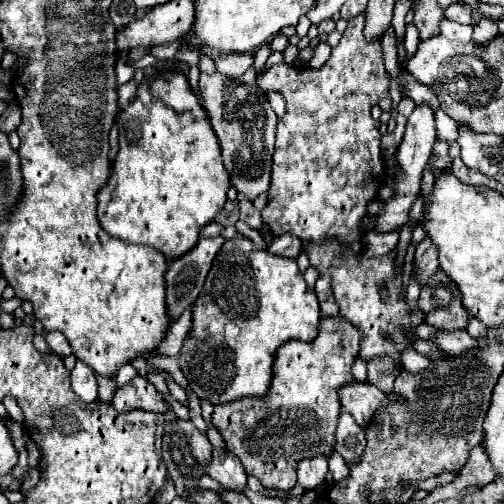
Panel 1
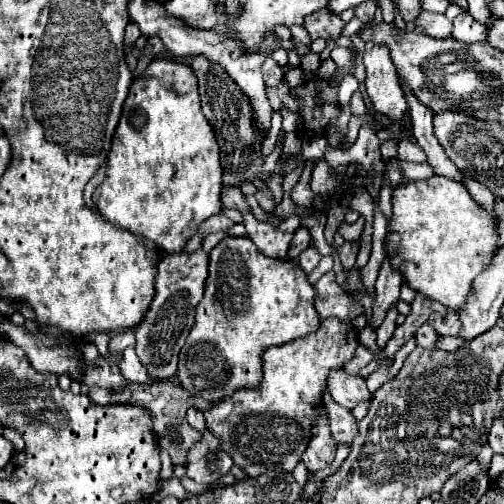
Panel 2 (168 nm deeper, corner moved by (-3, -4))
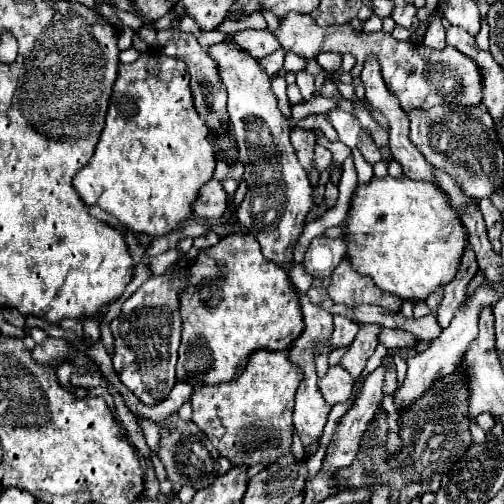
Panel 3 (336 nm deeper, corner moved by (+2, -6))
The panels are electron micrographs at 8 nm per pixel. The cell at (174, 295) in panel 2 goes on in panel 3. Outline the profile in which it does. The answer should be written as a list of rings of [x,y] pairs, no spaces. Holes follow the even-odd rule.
[[[188,268],[176,276],[152,276],[148,278],[124,304],[116,320],[110,322],[114,336],[114,370],[124,386],[146,406],[158,404],[168,398],[176,384],[176,352],[180,344],[182,320],[178,312],[180,290],[184,288]]]

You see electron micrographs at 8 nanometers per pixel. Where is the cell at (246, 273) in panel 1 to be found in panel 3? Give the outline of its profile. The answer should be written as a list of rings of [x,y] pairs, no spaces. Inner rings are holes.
[[[228,234],[220,238],[216,246],[200,250],[198,258],[190,264],[186,290],[180,294],[180,316],[182,342],[178,350],[176,376],[178,380],[190,382],[194,388],[230,382],[240,374],[240,370],[244,370],[248,356],[254,350],[286,350],[294,344],[304,328],[298,296],[290,284],[288,274],[262,256],[260,246],[252,234]]]

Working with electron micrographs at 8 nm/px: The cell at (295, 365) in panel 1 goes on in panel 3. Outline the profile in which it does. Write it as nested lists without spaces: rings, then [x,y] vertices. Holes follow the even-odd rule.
[[[256,350],[248,358],[244,372],[232,382],[194,390],[190,398],[192,422],[208,436],[220,456],[232,464],[244,462],[252,466],[262,460],[274,462],[280,454],[288,454],[292,446],[292,408],[300,382],[302,374],[288,360],[288,350]]]

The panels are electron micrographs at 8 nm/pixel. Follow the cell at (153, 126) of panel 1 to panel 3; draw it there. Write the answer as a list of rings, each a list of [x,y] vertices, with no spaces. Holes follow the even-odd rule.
[[[158,50],[140,54],[132,64],[118,66],[118,78],[112,86],[112,96],[106,112],[106,124],[100,132],[92,160],[72,178],[76,194],[90,206],[100,206],[116,216],[126,228],[144,232],[152,238],[166,236],[192,216],[192,198],[214,174],[214,150],[208,138],[208,126],[200,120],[190,86],[186,64],[180,58],[170,58]]]

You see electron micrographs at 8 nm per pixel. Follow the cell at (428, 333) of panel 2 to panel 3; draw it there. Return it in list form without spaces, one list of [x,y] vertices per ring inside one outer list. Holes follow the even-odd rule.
[[[380,328],[378,334],[378,342],[384,344],[386,350],[396,350],[396,348],[404,348],[408,344],[416,342],[416,336],[404,332],[404,330],[392,330],[392,328]]]

